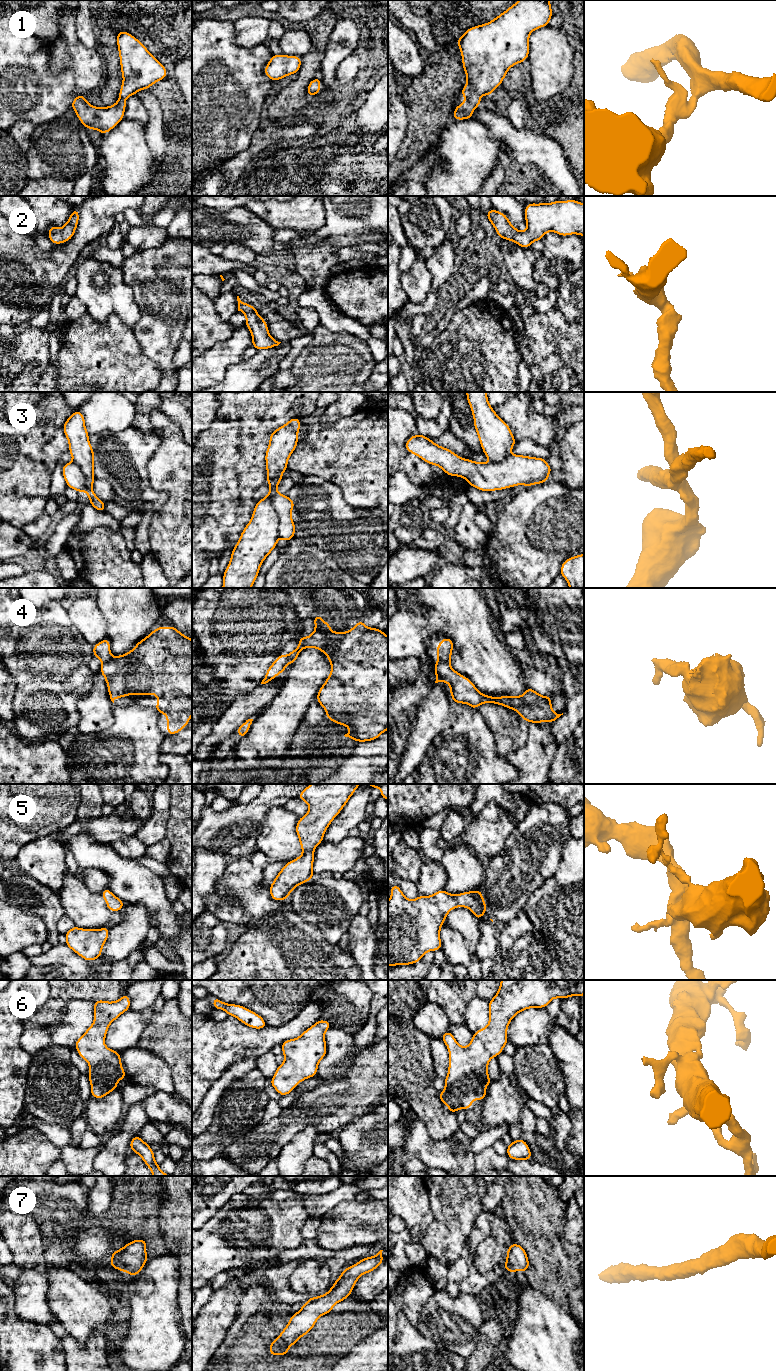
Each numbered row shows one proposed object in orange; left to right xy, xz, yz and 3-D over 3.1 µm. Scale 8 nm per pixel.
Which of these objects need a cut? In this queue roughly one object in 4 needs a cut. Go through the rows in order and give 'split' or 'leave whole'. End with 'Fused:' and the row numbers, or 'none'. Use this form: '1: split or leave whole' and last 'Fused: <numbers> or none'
1: leave whole
2: leave whole
3: split
4: split
5: leave whole
6: leave whole
7: leave whole
Fused: 3, 4

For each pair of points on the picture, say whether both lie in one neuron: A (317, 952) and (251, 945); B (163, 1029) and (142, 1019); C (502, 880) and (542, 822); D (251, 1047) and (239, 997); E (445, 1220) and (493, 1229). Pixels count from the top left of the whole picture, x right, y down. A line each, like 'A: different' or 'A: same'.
A: same
B: different
C: same
D: different
E: different

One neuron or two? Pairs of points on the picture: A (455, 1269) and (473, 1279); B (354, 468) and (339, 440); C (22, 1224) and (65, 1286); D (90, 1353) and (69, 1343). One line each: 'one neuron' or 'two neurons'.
A: two neurons
B: one neuron
C: one neuron
D: one neuron

